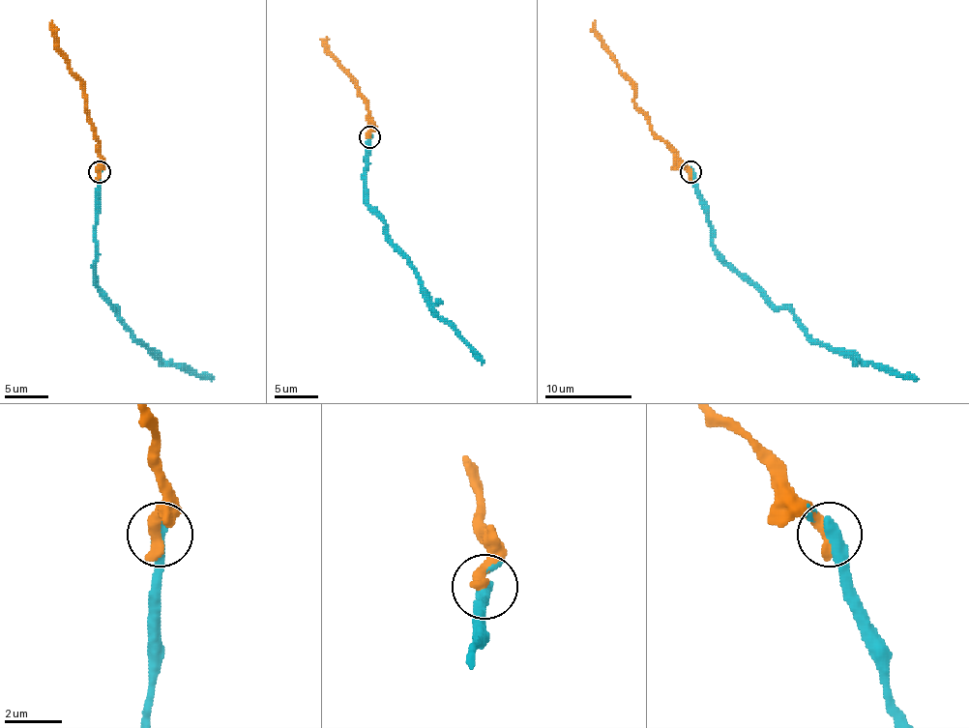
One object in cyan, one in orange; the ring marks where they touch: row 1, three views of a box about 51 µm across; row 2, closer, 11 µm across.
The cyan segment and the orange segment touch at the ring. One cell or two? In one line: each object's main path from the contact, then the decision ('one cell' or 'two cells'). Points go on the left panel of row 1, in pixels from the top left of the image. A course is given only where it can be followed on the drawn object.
course cyan (100, 171), (96, 287), (115, 306), (115, 311), (139, 341), (165, 364), (176, 364), (212, 379); course orange (100, 171), (100, 143), (87, 105), (84, 84), (70, 69), (58, 48), (51, 20); one cell

